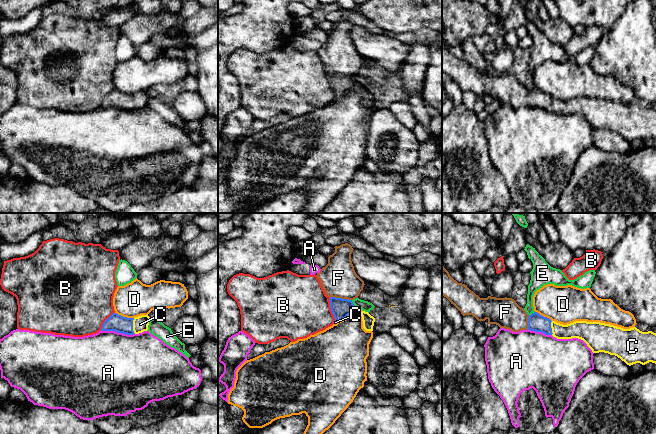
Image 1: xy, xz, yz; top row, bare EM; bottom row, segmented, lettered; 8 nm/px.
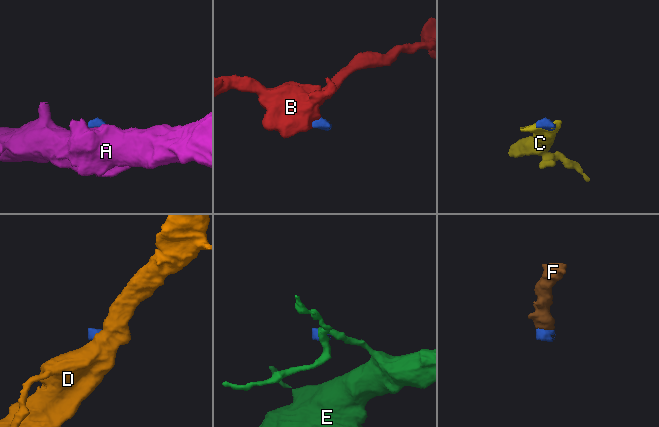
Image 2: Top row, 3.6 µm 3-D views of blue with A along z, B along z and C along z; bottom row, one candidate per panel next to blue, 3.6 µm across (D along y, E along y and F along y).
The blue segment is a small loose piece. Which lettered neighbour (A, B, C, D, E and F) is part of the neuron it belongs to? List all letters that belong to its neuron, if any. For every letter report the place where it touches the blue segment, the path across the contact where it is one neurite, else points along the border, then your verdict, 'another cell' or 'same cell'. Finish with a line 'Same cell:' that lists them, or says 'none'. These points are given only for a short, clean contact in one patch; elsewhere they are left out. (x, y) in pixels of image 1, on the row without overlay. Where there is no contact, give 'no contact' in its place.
A: contact xy (118, 108); border xy (101, 105), (134, 110); another cell
B: contact xz (331, 85); border xz (329, 73), (329, 83), (335, 96); another cell
C: contact xy (132, 102); way xy (117, 99), (132, 102), (140, 100); same cell
D: contact xz (347, 91); border xz (357, 83), (344, 94), (337, 97); another cell
E: contact xz (353, 80); border xz (351, 76), (356, 83); another cell
F: contact xz (341, 74); way xz (341, 84), (341, 74), (341, 59), (338, 54); same cell
Same cell: C, F

